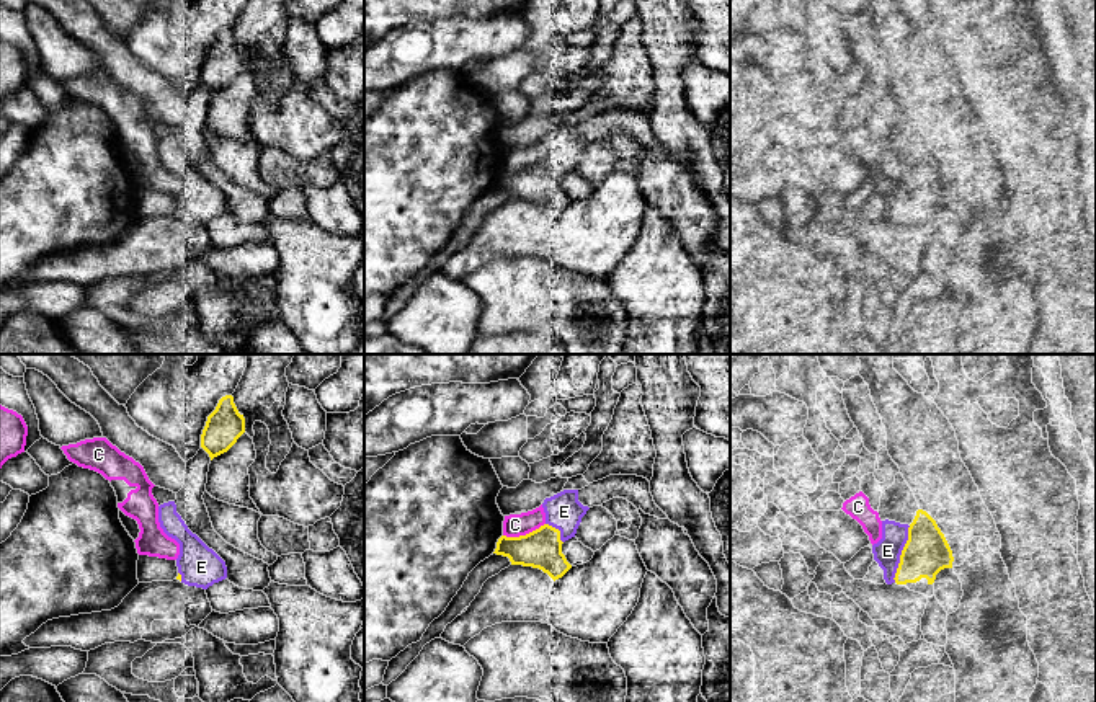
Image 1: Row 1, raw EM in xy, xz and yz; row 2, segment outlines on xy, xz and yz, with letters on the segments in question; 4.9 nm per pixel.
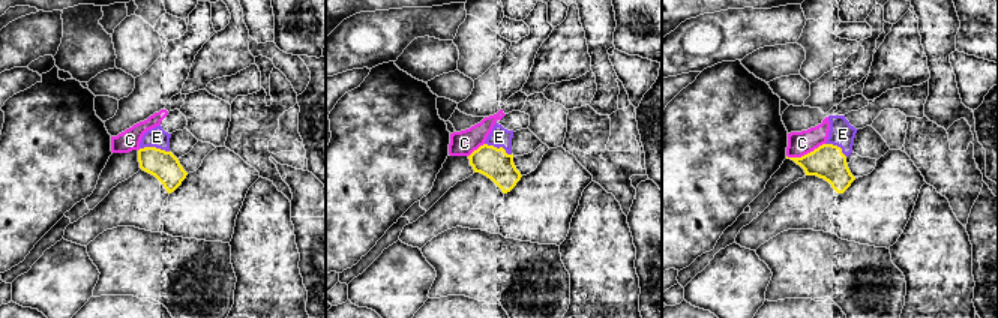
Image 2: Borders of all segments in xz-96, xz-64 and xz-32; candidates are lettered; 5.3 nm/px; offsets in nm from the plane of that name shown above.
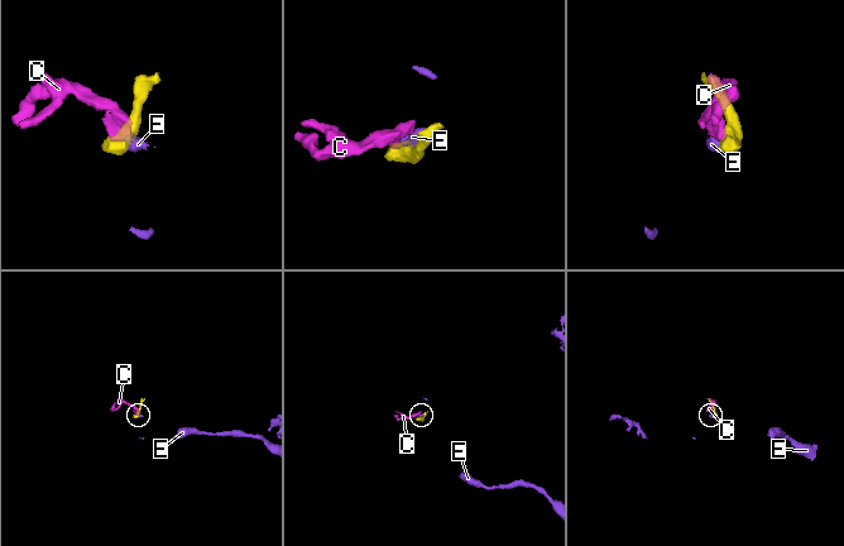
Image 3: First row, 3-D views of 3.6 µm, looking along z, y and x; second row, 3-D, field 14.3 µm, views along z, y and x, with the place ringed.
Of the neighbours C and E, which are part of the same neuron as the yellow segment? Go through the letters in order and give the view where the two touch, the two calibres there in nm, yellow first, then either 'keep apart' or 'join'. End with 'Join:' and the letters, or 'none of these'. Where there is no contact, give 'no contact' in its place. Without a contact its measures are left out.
C: contact in xz; calibres 190 and 110 nm; keep apart
E: contact in yz; calibres 220 and 140 nm; join
Join: E

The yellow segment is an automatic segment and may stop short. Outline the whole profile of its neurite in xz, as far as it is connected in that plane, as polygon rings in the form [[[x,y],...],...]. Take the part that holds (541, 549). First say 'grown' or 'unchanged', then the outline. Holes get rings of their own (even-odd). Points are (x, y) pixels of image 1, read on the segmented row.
grown | [[[578,490],[546,498],[542,508],[544,526],[519,537],[501,535],[493,553],[508,557],[511,565],[539,568],[555,581],[572,568],[562,553],[562,544],[575,537],[590,508],[578,501]]]

